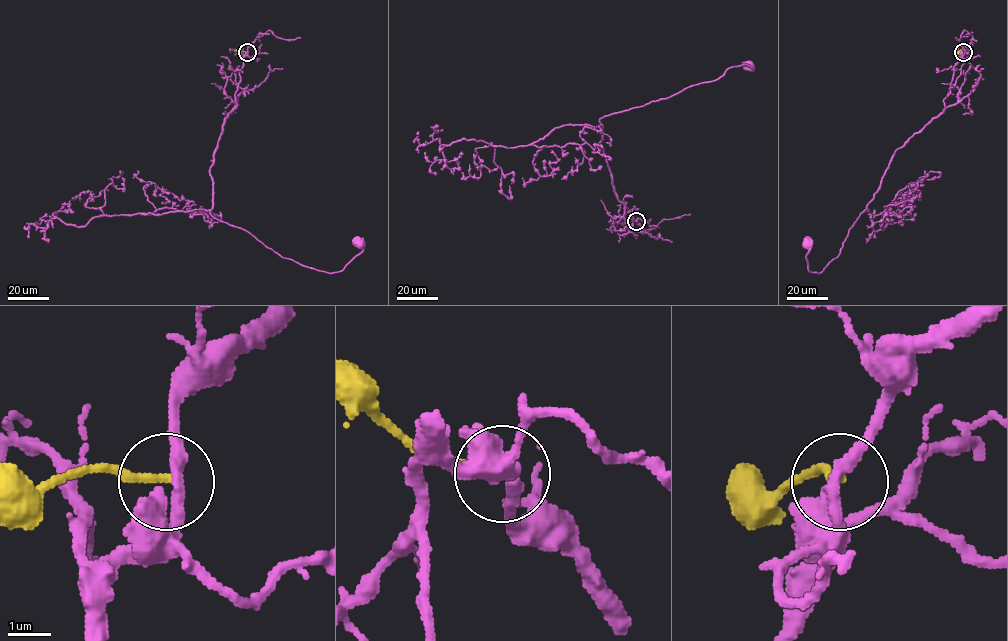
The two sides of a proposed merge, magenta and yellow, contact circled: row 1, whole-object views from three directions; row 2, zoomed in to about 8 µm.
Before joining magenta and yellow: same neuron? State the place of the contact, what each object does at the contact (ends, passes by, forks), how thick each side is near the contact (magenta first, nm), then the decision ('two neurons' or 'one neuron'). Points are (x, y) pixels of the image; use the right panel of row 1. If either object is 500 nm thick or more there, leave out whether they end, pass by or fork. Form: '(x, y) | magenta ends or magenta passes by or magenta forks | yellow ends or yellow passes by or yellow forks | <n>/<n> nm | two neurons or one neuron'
(963, 52) | magenta passes by | yellow ends | 320/180 nm | two neurons

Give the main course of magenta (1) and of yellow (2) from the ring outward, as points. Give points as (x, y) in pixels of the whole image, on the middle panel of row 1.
1: (636, 221), (625, 202), (616, 195), (599, 144), (599, 120), (713, 81), (732, 67), (752, 68), (749, 65)
2: (636, 221), (628, 217), (624, 226)

